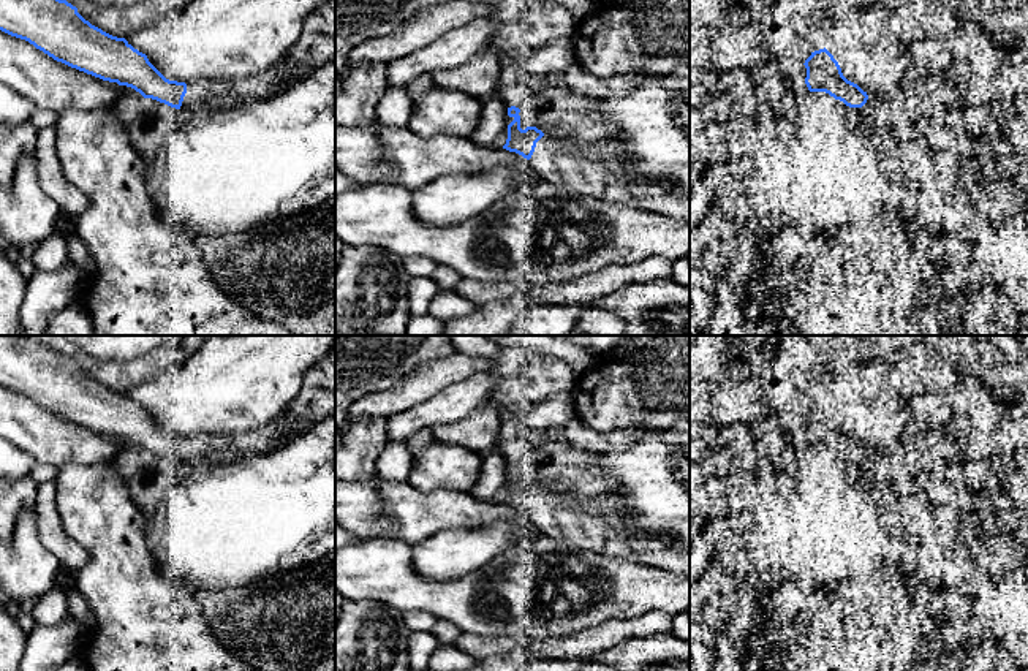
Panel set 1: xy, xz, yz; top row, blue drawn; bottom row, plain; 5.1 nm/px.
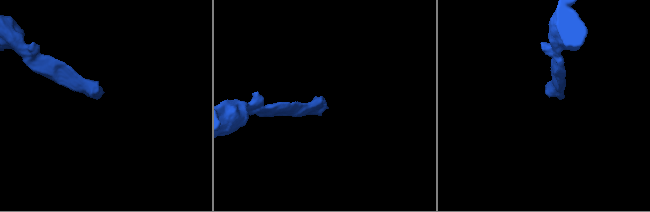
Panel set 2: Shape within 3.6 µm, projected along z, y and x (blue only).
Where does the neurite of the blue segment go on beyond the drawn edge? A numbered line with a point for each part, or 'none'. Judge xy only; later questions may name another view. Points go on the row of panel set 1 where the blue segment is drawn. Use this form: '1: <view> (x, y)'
1: xy (204, 92)

